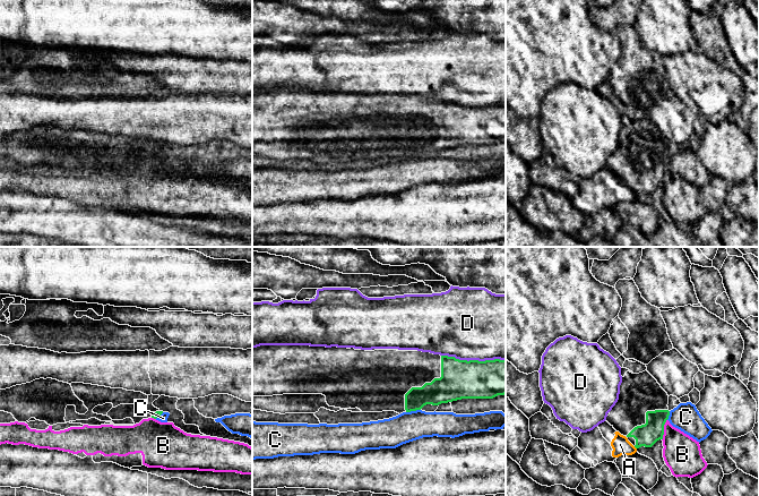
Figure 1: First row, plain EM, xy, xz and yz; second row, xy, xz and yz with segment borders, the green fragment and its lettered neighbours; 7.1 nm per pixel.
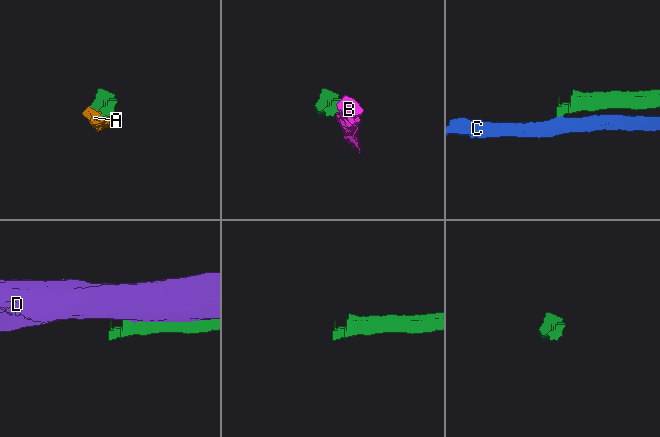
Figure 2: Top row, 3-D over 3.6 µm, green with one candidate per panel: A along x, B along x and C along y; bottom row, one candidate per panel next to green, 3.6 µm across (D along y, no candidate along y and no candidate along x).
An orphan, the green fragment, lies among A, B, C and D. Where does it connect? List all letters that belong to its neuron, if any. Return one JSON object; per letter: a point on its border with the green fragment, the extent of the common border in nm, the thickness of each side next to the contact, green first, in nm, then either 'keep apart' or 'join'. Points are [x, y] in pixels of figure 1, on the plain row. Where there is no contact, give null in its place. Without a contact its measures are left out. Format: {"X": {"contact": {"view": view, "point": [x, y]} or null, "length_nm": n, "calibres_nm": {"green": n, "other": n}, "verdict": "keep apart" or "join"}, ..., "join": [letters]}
{"A": {"contact": null, "verdict": "keep apart"}, "B": {"contact": {"view": "yz", "point": [663, 176]}, "length_nm": 160, "calibres_nm": {"green": 160, "other": 260}, "verdict": "keep apart"}, "C": {"contact": {"view": "xz", "point": [413, 156]}, "length_nm": 110, "calibres_nm": {"green": 180, "other": 220}, "verdict": "keep apart"}, "D": {"contact": {"view": "xz", "point": [473, 107]}, "length_nm": 460, "calibres_nm": {"green": 280, "other": 500}, "verdict": "keep apart"}, "join": []}

